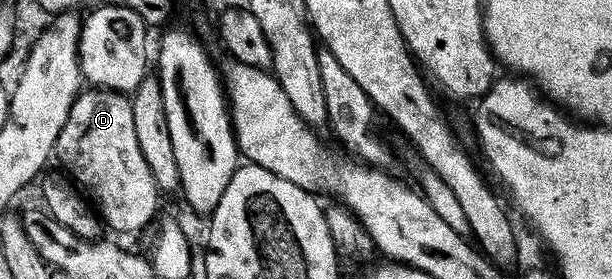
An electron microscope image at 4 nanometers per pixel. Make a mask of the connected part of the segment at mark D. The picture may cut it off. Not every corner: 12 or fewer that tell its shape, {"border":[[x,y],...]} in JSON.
{"border":[[81,91],[53,156],[108,229],[139,232],[161,190],[124,93]]}

